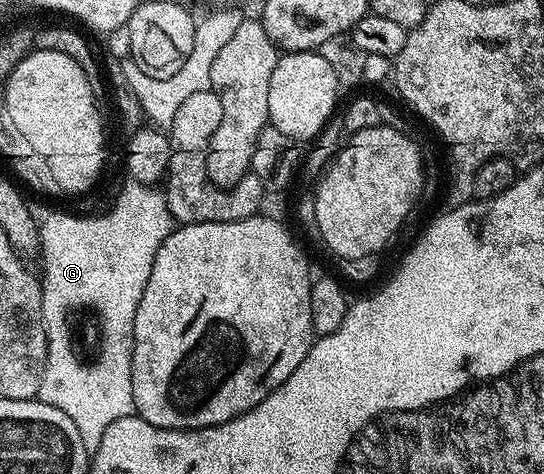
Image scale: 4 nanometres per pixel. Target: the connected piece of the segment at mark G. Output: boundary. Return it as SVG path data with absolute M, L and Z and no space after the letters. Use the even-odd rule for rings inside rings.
M133 179L126 183L115 200L115 209L104 216L51 212L39 224L47 361L37 398L69 414L91 454L101 446L105 432L115 420L125 420L135 412L131 377L133 322L145 282L149 282L149 270L153 270L153 258L157 258L161 242L177 227L167 209L167 197L158 187ZM70 308L92 308L99 319L103 337L92 364L86 364L75 353L67 325Z

